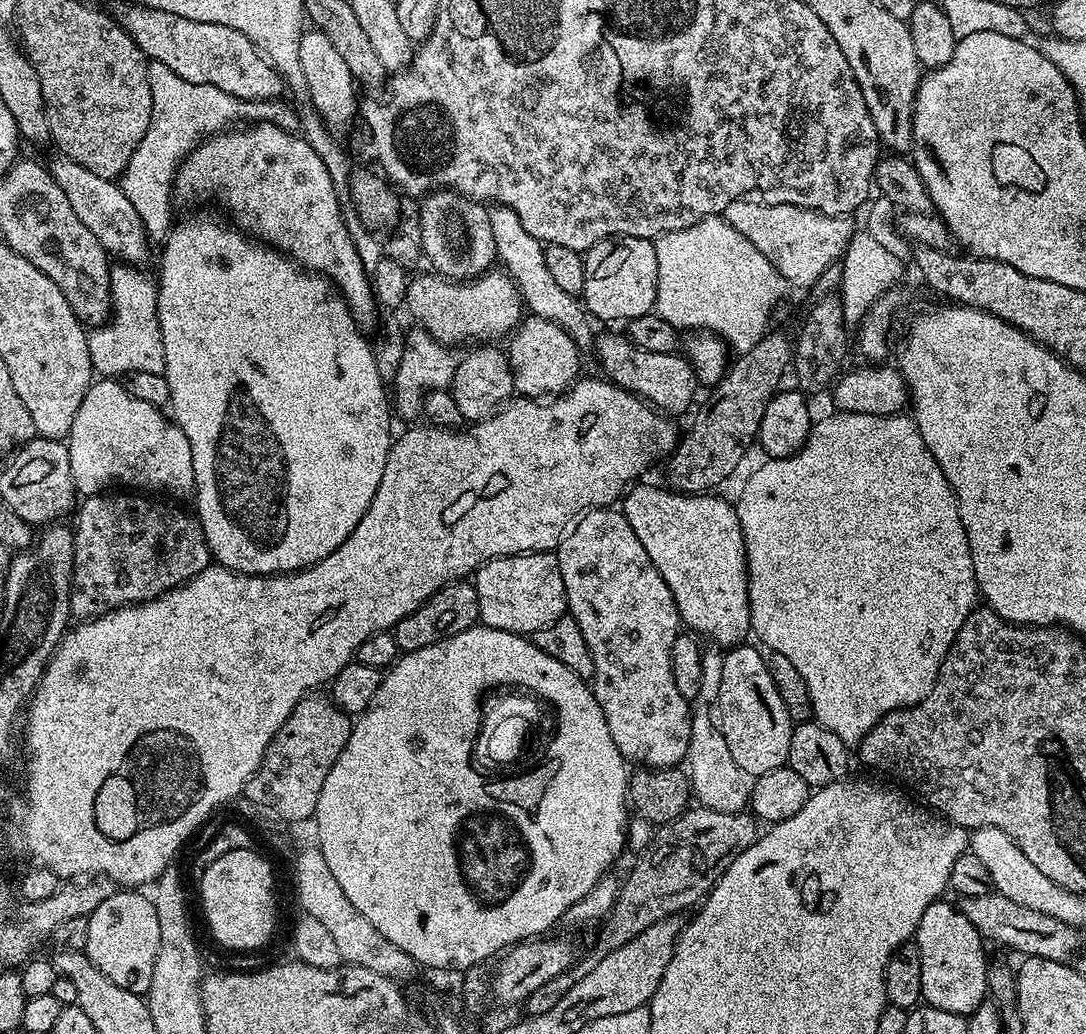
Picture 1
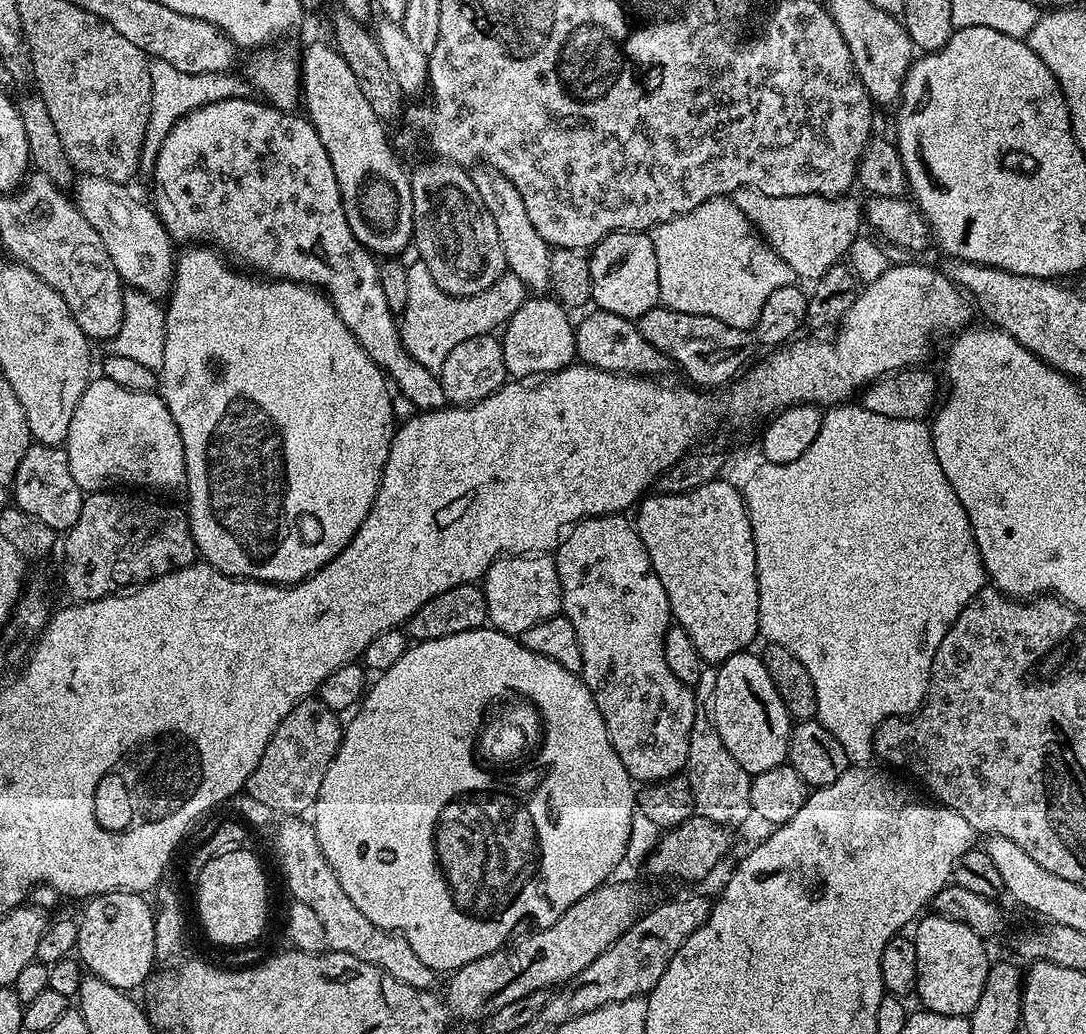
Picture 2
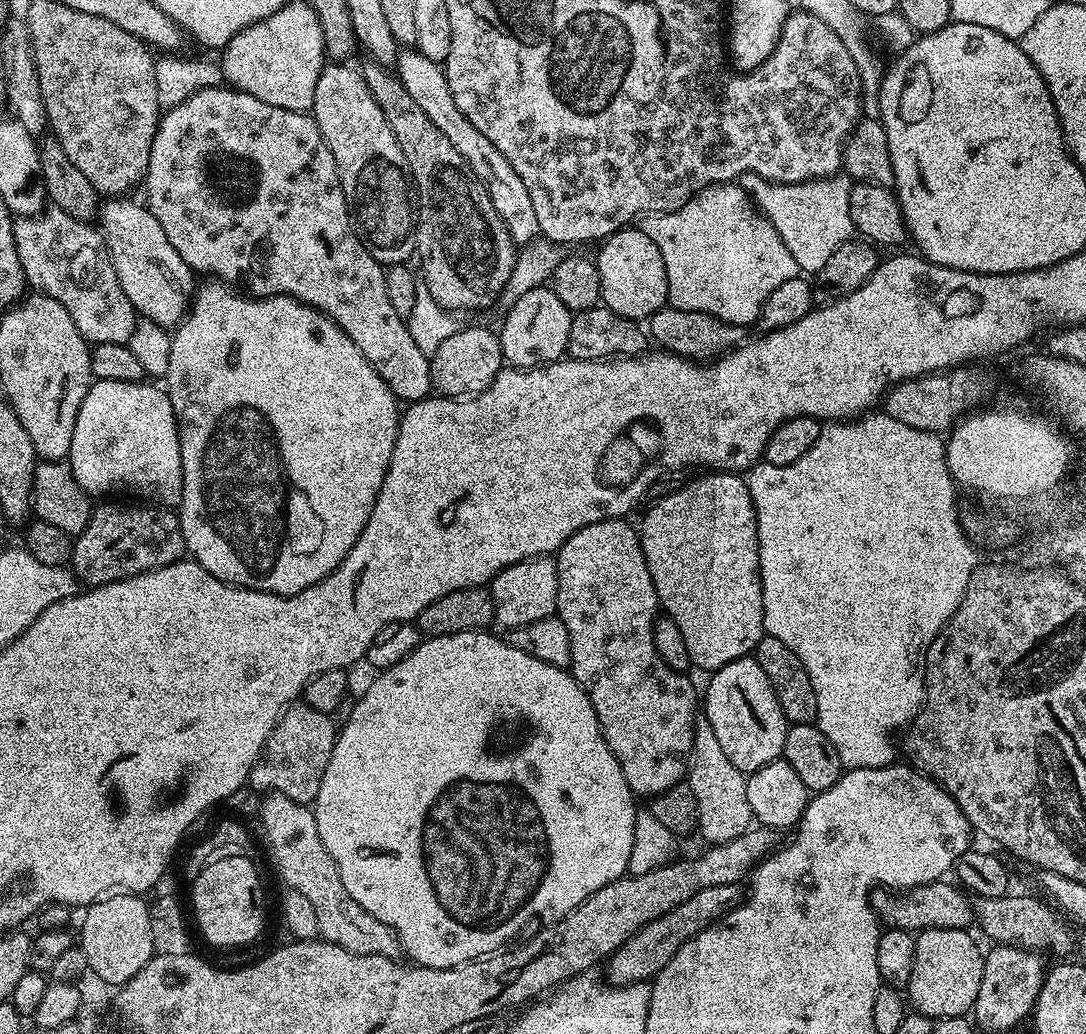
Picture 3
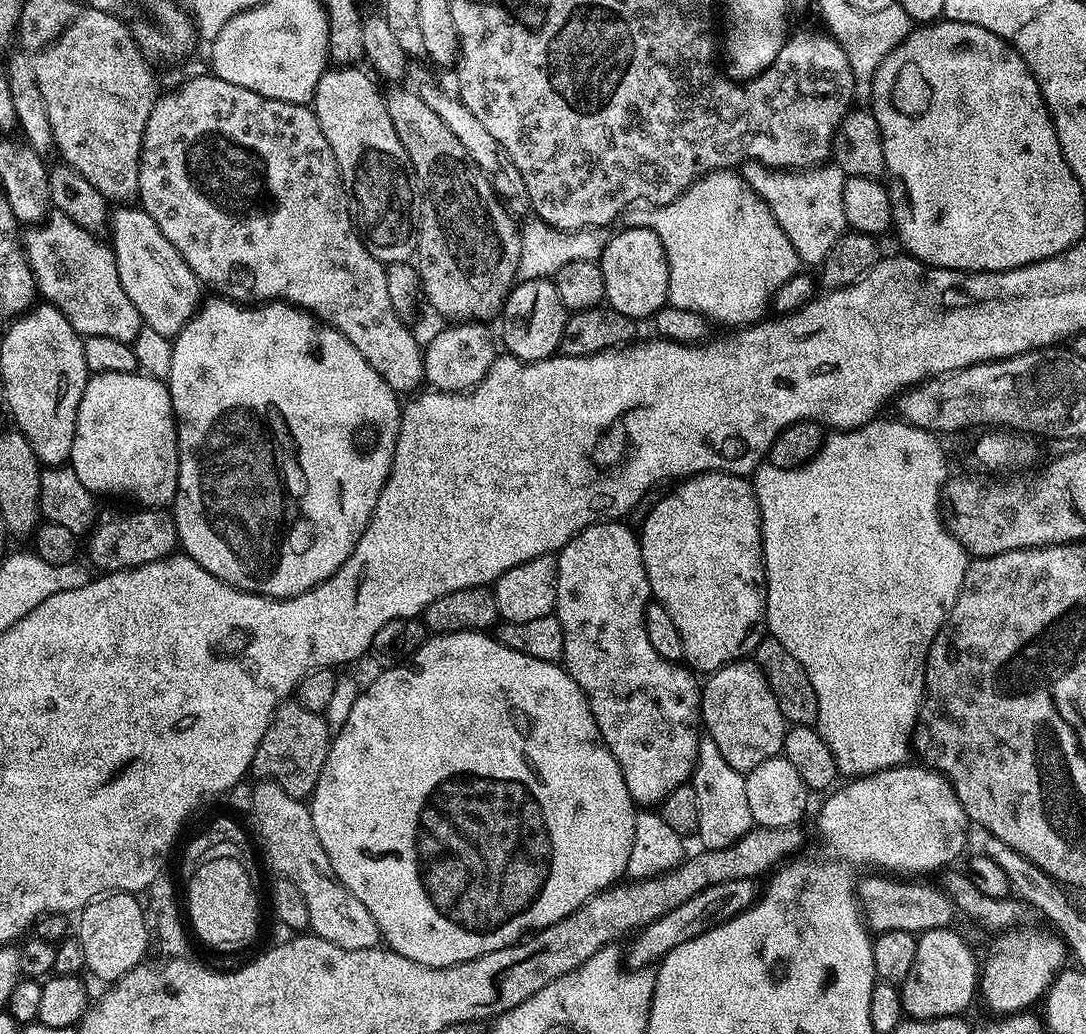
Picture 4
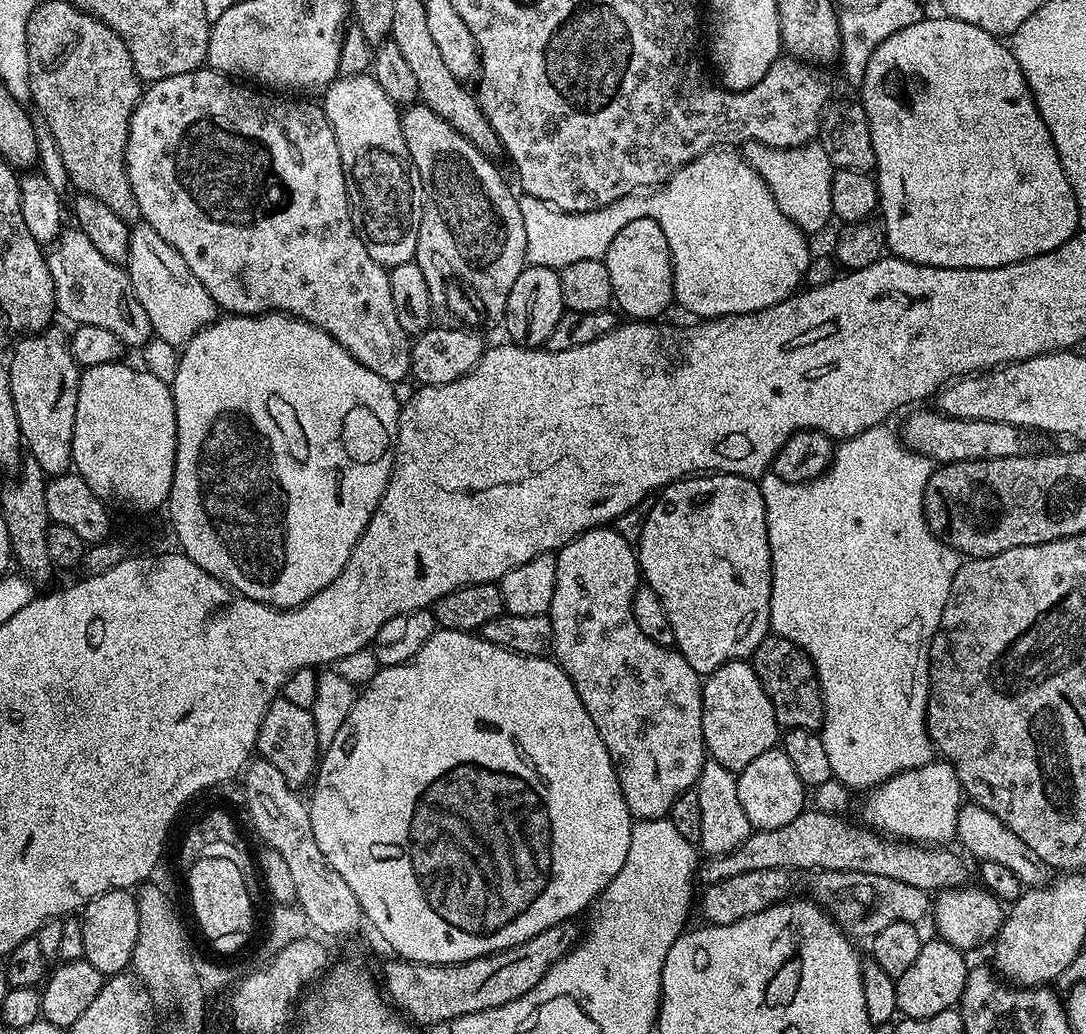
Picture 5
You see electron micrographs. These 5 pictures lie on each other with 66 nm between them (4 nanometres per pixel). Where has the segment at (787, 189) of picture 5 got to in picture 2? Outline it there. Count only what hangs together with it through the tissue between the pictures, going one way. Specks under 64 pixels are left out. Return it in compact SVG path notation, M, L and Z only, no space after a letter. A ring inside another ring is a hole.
M741 190L733 192L730 199L733 204L738 206L738 210L742 210L744 219L749 220L753 229L759 232L764 241L772 247L772 251L780 255L782 262L786 262L786 266L790 266L793 277L799 278L801 281L815 282L819 280L822 274L826 274L826 270L841 263L851 253L853 242L861 235L862 204L861 201L848 200L852 198L771 196L755 190Z

